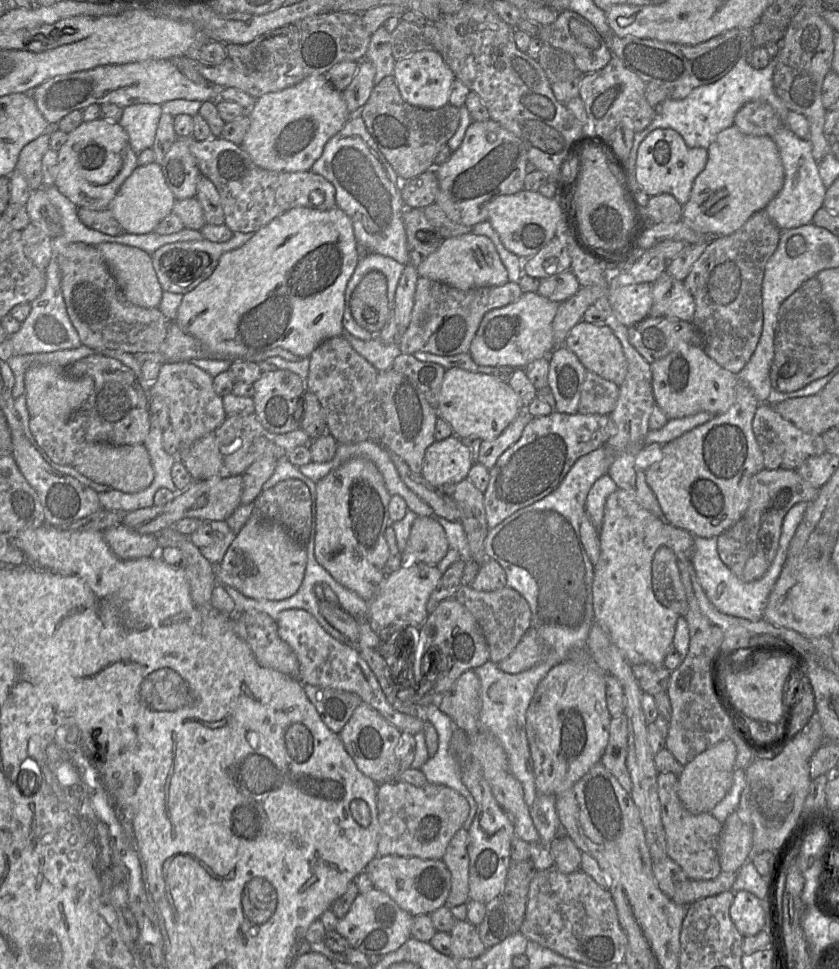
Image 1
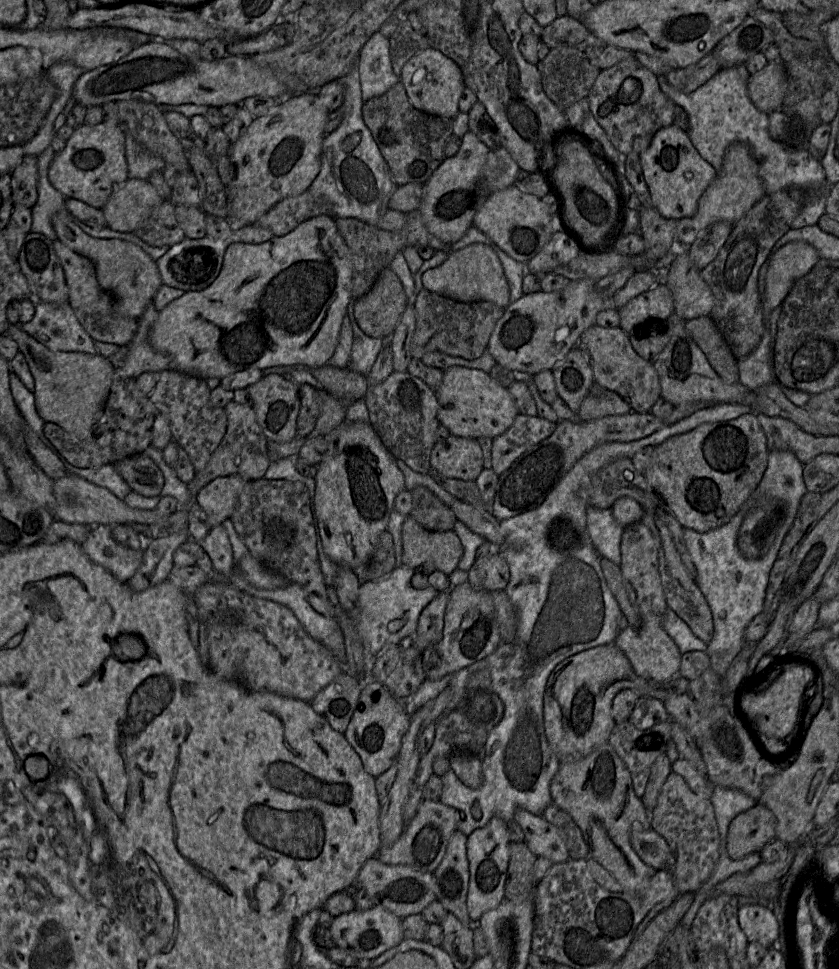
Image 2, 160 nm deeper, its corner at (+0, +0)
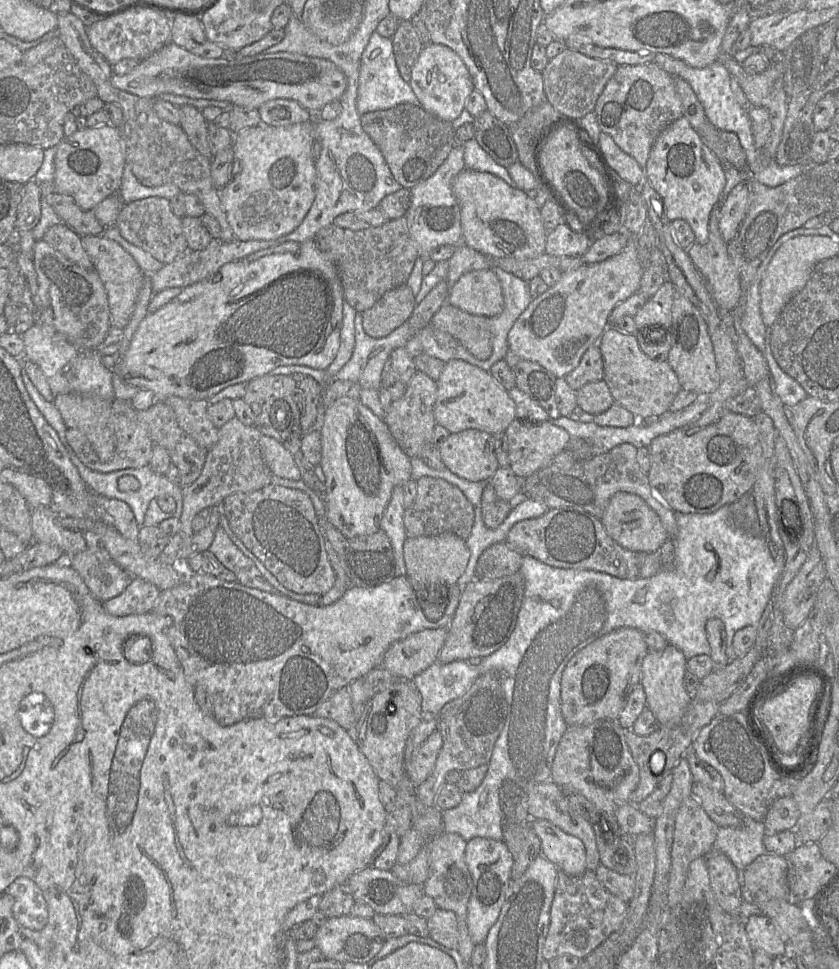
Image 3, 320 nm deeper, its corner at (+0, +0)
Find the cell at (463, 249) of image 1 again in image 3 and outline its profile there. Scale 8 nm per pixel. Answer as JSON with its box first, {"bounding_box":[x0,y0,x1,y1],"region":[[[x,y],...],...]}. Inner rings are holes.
{"bounding_box":[447,269,504,317],"region":[[[491,269],[463,274],[450,288],[447,302],[469,314],[493,317],[504,308],[501,283]]]}

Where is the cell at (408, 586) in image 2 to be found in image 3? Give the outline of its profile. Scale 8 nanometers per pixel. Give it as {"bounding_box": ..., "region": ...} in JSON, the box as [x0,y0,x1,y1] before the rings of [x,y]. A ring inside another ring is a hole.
{"bounding_box":[152,569,463,726],"region":[[[183,569],[182,581],[174,587],[161,590],[152,612],[172,618],[169,639],[180,661],[187,682],[192,687],[200,686],[208,692],[212,699],[214,719],[222,726],[230,726],[242,720],[256,718],[277,721],[289,716],[314,715],[317,708],[337,690],[349,686],[352,681],[358,678],[364,678],[373,668],[380,666],[385,652],[394,642],[425,629],[448,628],[459,605],[463,590],[457,583],[451,586],[450,591],[447,587],[446,589],[445,597],[443,598],[443,595],[441,595],[442,599],[440,599],[443,604],[443,600],[447,597],[443,615],[438,620],[432,620],[424,614],[407,576],[394,577],[388,582],[373,587],[351,586],[336,602],[328,606],[321,606],[301,603],[282,594],[248,587],[237,581],[226,581],[211,574],[190,572]]]}

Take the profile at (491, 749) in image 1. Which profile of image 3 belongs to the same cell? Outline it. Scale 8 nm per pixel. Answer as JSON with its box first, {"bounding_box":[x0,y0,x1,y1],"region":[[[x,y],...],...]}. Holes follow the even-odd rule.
{"bounding_box":[531,819,587,875],"region":[[[532,819],[531,827],[541,841],[542,855],[559,871],[568,875],[581,875],[587,871],[583,842],[564,832],[548,820]]]}

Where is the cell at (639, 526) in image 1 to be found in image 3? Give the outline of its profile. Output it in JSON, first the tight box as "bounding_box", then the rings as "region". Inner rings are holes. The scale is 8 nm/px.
{"bounding_box":[641,644,692,728],"region":[[[668,644],[661,651],[648,651],[641,665],[641,678],[645,692],[646,707],[653,713],[658,725],[674,728],[687,711],[692,697],[684,687],[686,658],[675,646]]]}

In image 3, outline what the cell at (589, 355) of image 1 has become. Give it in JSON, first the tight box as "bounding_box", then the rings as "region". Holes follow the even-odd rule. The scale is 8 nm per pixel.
{"bounding_box":[598,326,682,419],"region":[[[608,326],[598,346],[604,362],[603,380],[607,383],[614,401],[632,412],[638,419],[655,419],[667,412],[682,389],[679,380],[667,361],[650,359],[640,348],[636,335]]]}

